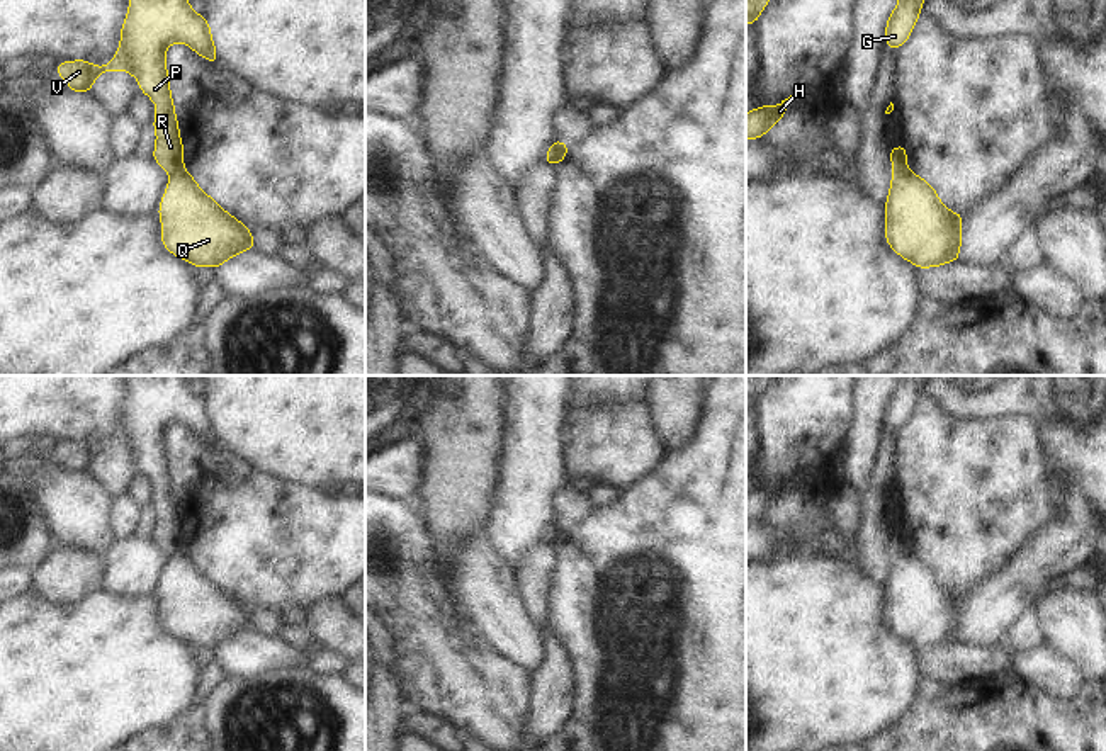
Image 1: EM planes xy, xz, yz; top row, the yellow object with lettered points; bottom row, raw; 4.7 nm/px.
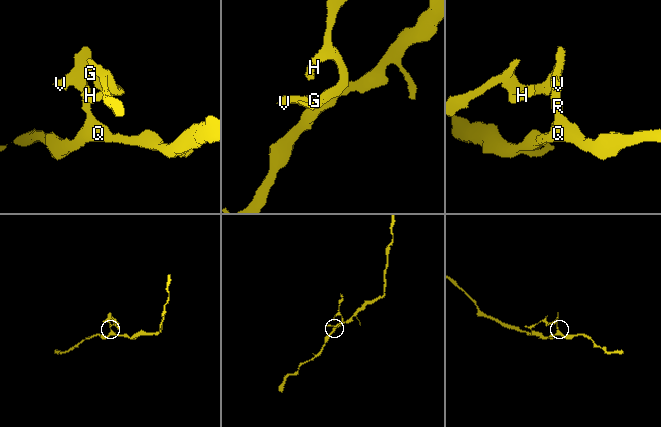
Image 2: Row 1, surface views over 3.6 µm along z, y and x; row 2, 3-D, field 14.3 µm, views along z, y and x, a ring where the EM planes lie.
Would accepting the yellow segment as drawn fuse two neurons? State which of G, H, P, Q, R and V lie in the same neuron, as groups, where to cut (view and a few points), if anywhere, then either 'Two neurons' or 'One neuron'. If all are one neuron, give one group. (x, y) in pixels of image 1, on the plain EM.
Groups: G H P R V / Q. Split along xy (182, 549), (170, 558). Two neurons.

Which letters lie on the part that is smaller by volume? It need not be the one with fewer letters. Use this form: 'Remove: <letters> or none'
Remove: G, H, P, R, V

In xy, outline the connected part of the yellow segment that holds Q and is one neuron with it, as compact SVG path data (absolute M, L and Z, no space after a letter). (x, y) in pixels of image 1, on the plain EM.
M185 551L170 557L158 596L165 630L197 649L217 649L228 639L255 627L246 605L204 574Z

